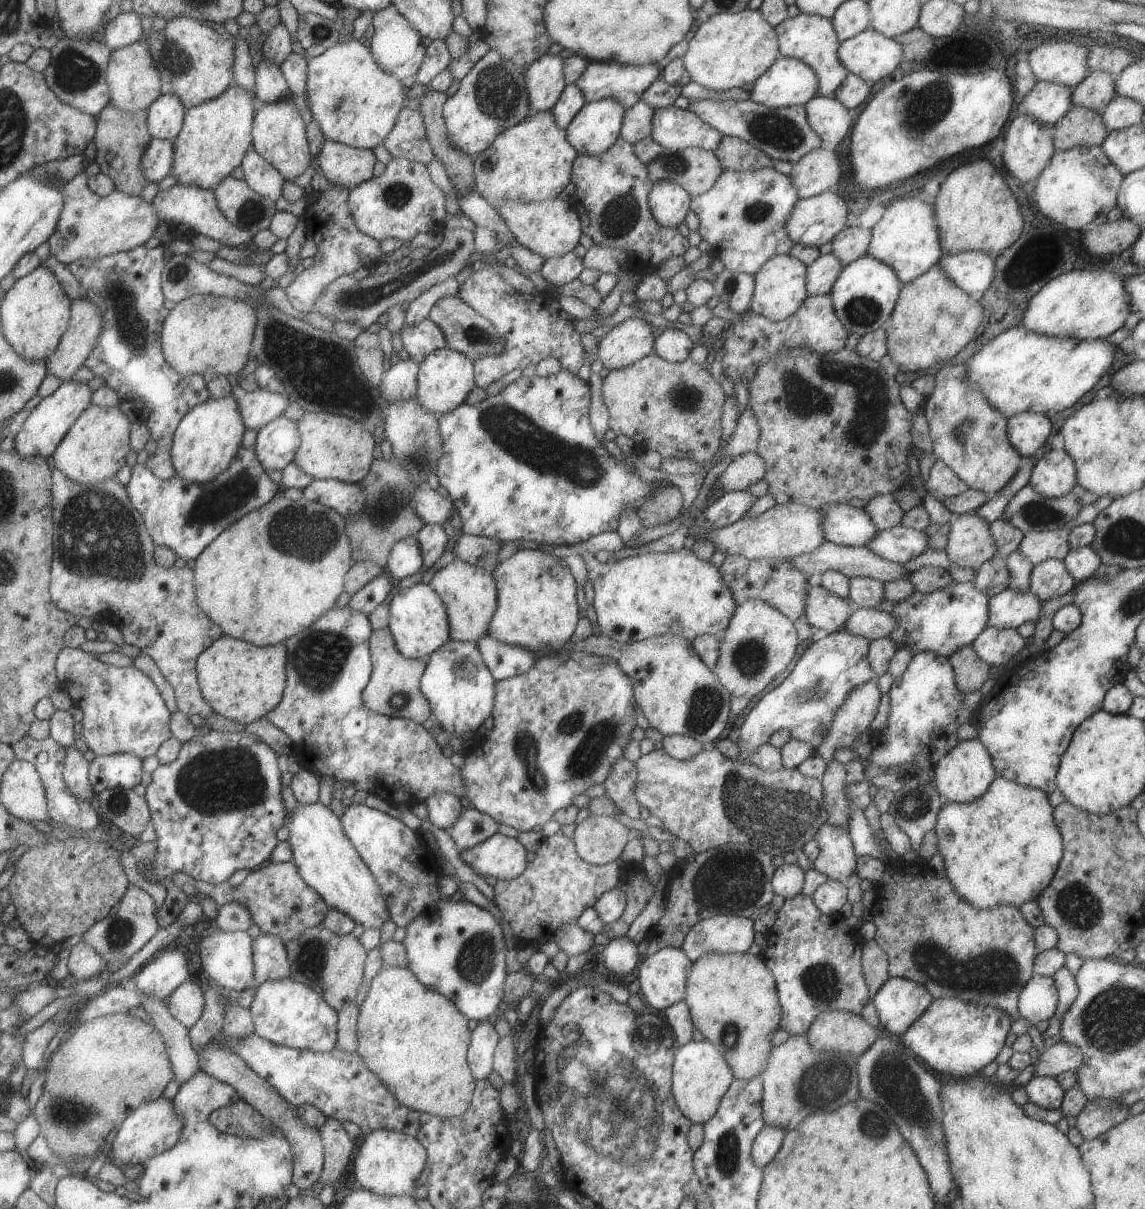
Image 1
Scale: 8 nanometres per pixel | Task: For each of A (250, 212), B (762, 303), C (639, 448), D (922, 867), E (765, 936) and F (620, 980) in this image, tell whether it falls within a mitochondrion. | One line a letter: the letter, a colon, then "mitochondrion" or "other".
A: mitochondrion
B: other
C: other
D: other
E: other
F: other

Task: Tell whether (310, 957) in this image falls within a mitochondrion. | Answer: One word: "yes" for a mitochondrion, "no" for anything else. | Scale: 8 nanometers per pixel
yes

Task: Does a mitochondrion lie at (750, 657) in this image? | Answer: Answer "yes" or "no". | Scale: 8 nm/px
yes

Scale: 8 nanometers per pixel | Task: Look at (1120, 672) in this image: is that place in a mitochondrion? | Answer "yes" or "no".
no

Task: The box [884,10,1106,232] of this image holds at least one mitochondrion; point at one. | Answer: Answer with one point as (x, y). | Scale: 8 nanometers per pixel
(924, 106)

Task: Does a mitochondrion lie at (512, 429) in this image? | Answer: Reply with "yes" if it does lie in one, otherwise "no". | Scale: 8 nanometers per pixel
yes

